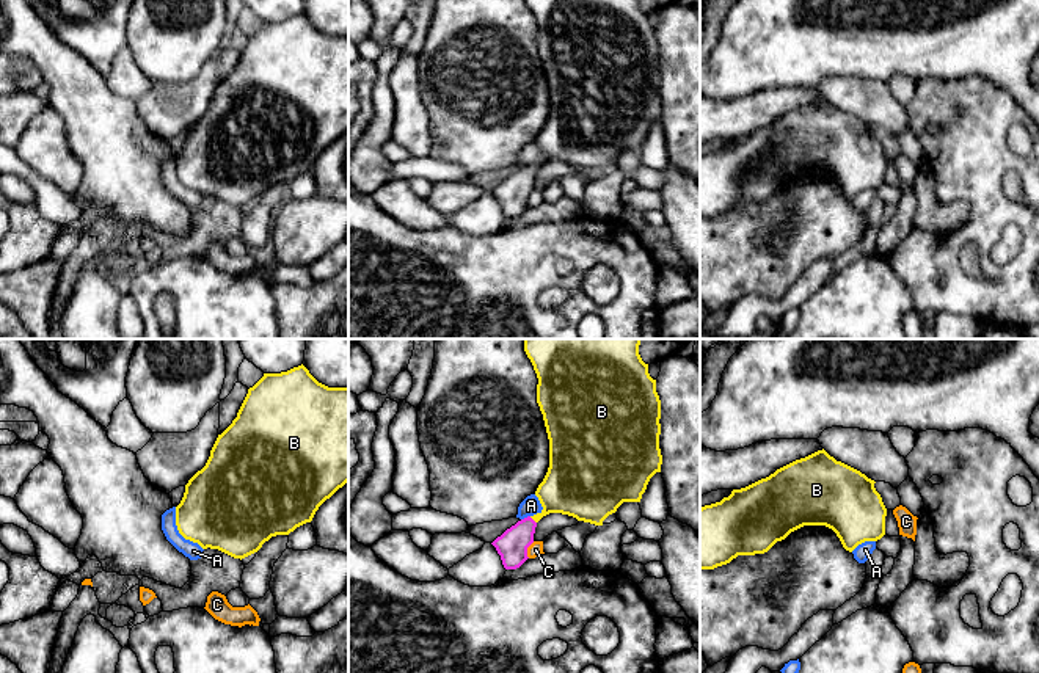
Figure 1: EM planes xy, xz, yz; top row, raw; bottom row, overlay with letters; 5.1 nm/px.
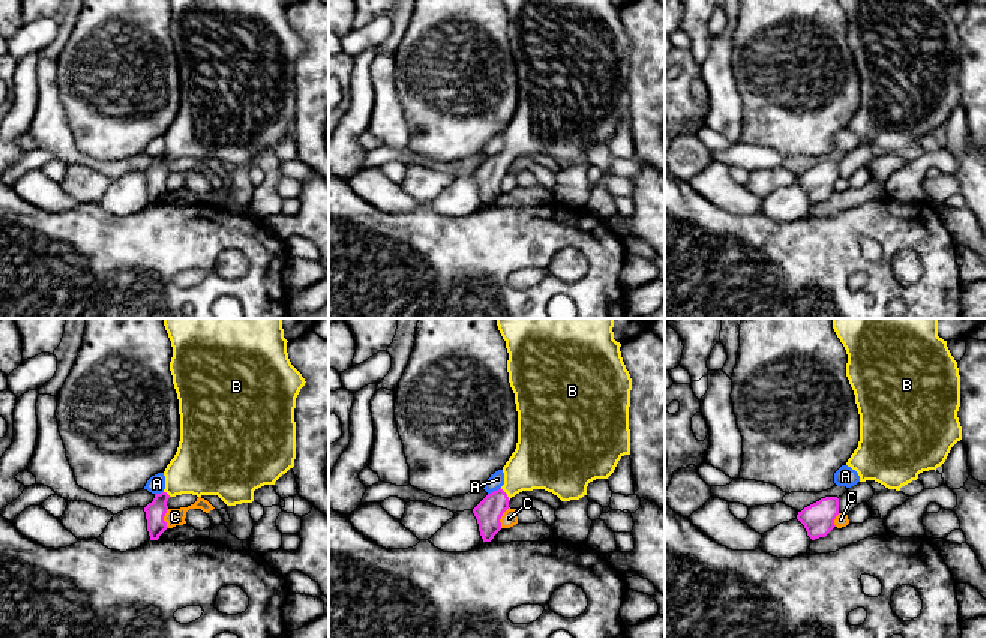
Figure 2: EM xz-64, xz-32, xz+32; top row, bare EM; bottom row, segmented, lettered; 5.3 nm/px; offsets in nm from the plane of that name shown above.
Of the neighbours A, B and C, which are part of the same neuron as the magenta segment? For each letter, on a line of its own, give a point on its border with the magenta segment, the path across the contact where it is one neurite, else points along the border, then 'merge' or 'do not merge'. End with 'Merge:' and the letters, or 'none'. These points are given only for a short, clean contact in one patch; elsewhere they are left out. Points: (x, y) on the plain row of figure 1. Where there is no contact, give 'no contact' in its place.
A: xz (524, 167) | along xz (529, 163), (521, 168) | do not merge
B: xz (532, 168) | across xz (512, 195), (532, 168), (570, 137) | merge
C: xz (526, 198) | do not merge
Merge: B

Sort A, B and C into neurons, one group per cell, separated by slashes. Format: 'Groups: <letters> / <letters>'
Groups: A / B / C

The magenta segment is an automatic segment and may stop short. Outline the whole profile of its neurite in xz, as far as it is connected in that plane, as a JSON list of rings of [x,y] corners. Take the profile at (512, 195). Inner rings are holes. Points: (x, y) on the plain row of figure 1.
[[[526,0],[538,27],[537,52],[543,63],[549,88],[549,116],[535,144],[543,158],[527,165],[507,177],[491,193],[501,204],[505,218],[520,216],[529,206],[537,171],[549,162],[562,162],[578,169],[603,174],[623,151],[640,151],[650,127],[661,121],[662,104],[661,49],[656,28],[648,22],[639,0]]]

